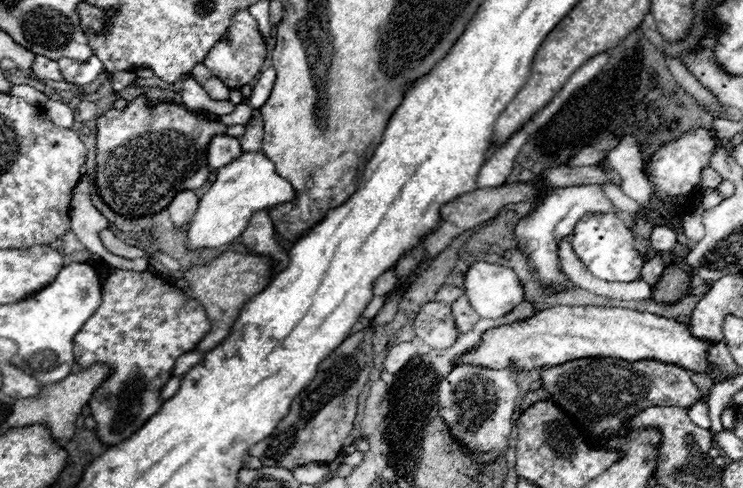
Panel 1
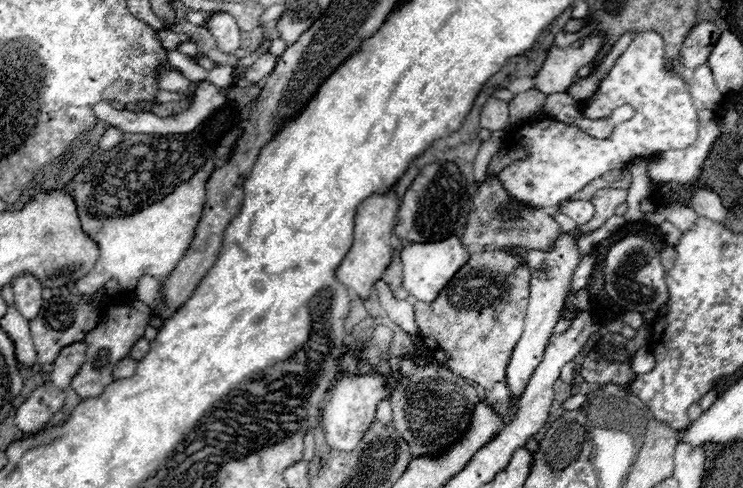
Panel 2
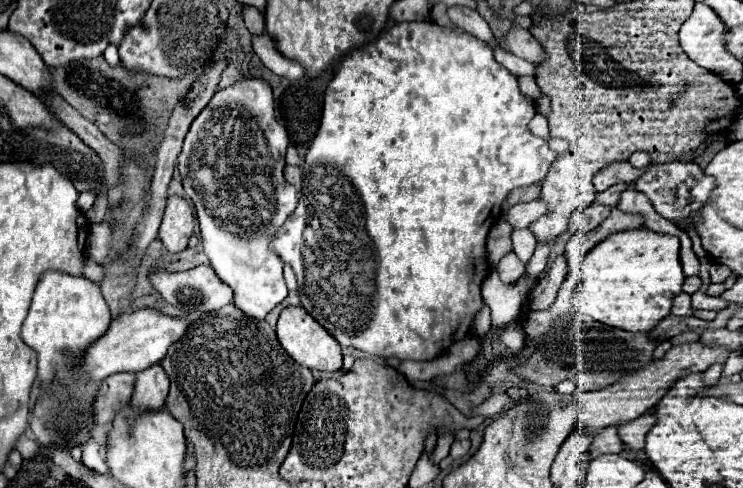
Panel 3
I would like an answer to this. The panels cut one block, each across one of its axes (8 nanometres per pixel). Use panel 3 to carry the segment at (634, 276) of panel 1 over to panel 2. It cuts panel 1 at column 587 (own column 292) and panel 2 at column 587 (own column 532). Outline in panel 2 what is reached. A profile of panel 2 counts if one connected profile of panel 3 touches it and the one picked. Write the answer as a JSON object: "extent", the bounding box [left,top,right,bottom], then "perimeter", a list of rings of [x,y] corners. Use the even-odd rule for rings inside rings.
{"extent":[498,30,698,208],"perimeter":[[[654,30],[638,32],[634,36],[594,96],[580,104],[580,112],[588,118],[604,118],[622,104],[630,104],[636,110],[636,116],[618,124],[618,128],[614,128],[612,136],[606,140],[596,140],[578,128],[558,124],[558,120],[550,118],[528,122],[526,126],[510,132],[508,140],[524,146],[530,152],[528,160],[512,162],[498,174],[510,196],[538,208],[554,208],[582,190],[594,178],[608,170],[624,168],[634,158],[652,156],[666,150],[682,150],[694,144],[698,134],[698,114],[692,104],[692,96],[684,90],[682,78],[664,70],[664,40]]]}

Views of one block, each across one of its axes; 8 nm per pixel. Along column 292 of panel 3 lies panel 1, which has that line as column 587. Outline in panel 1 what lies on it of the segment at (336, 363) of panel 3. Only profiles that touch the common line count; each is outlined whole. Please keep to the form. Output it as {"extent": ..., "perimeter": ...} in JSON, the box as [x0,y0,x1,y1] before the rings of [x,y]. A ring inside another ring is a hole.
{"extent":[454,306,712,372],"perimeter":[[[554,306],[526,320],[486,330],[476,348],[454,360],[454,368],[472,364],[502,370],[516,364],[518,370],[526,372],[578,358],[618,358],[626,362],[658,360],[664,364],[678,364],[692,372],[708,372],[712,368],[706,358],[710,346],[710,340],[694,338],[686,324],[650,312],[600,306]]]}

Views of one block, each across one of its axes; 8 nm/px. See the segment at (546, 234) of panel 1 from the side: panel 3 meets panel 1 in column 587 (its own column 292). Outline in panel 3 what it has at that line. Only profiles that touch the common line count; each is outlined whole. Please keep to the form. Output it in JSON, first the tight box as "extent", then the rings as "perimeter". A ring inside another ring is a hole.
{"extent":[178,78,298,320],"perimeter":[[[258,78],[240,80],[230,88],[216,92],[208,106],[192,122],[178,158],[184,192],[196,206],[202,246],[206,256],[210,258],[210,266],[214,268],[216,276],[234,290],[234,306],[256,320],[264,320],[266,314],[288,296],[288,288],[282,276],[284,262],[270,248],[272,236],[280,230],[280,224],[288,220],[298,204],[298,190],[282,176],[282,170],[286,166],[286,148],[286,128],[280,126],[274,118],[272,88],[268,82]]]}

